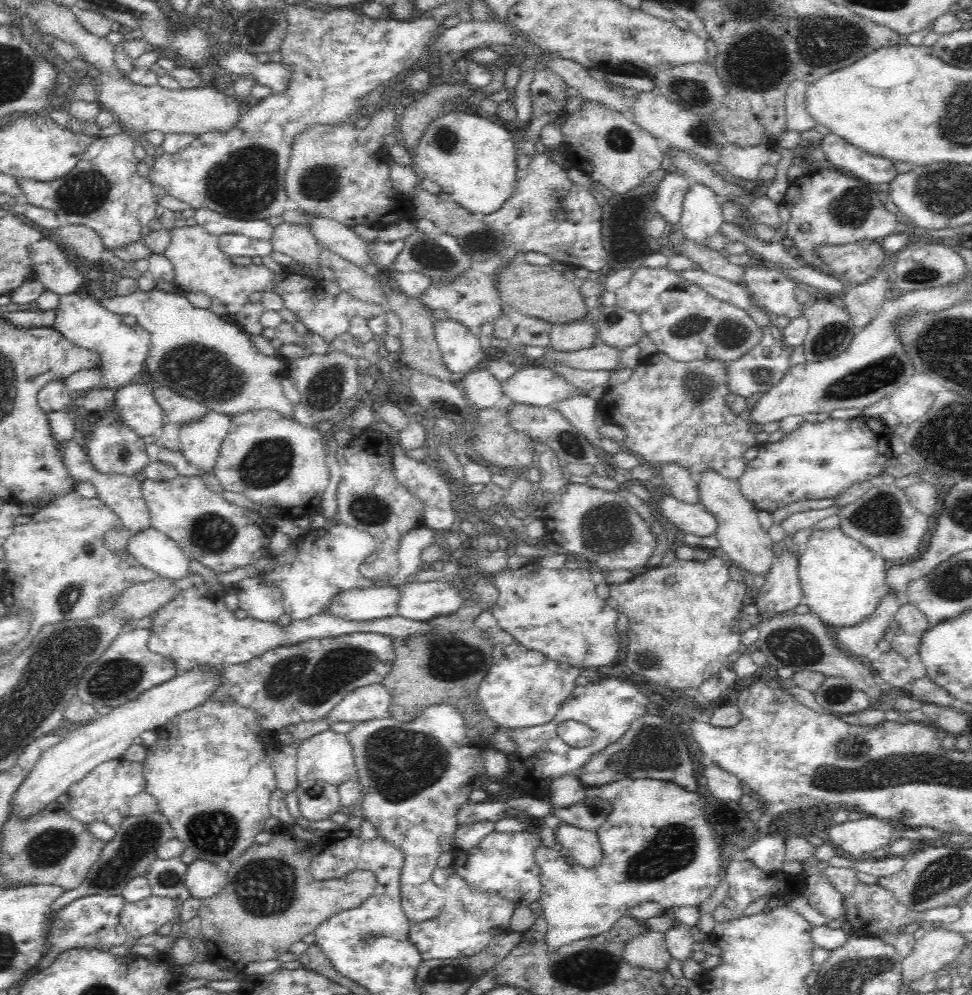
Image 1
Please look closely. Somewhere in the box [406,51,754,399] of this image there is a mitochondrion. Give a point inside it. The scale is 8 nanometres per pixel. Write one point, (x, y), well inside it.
(731, 332)

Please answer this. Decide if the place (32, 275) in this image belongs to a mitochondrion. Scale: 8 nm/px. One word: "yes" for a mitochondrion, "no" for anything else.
no

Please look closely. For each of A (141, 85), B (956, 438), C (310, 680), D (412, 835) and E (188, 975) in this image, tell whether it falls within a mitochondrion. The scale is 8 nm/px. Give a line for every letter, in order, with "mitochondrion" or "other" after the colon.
A: other
B: mitochondrion
C: mitochondrion
D: other
E: other

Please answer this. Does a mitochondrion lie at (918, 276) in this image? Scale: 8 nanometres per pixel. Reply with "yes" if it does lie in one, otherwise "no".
yes

